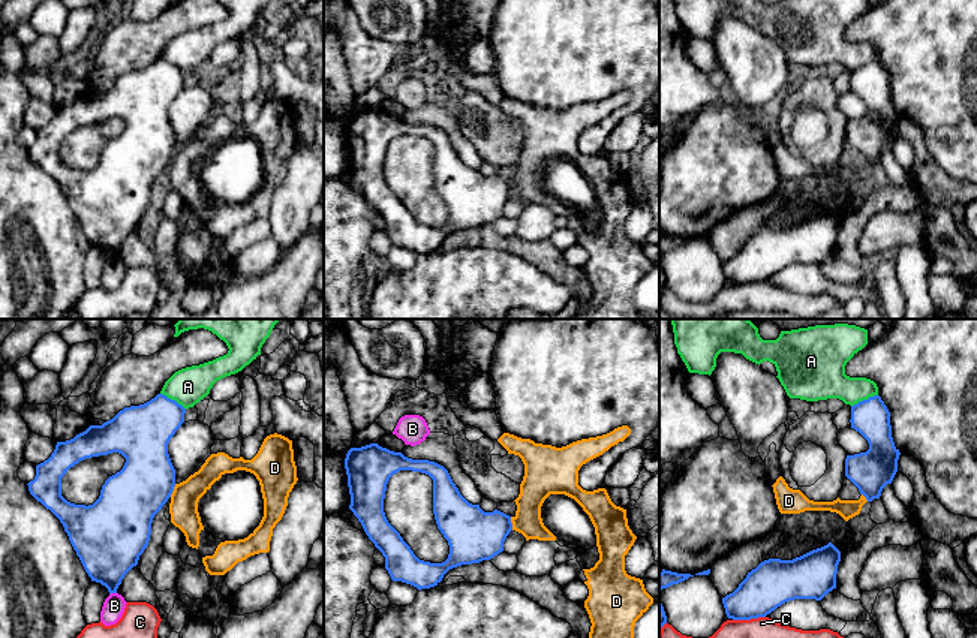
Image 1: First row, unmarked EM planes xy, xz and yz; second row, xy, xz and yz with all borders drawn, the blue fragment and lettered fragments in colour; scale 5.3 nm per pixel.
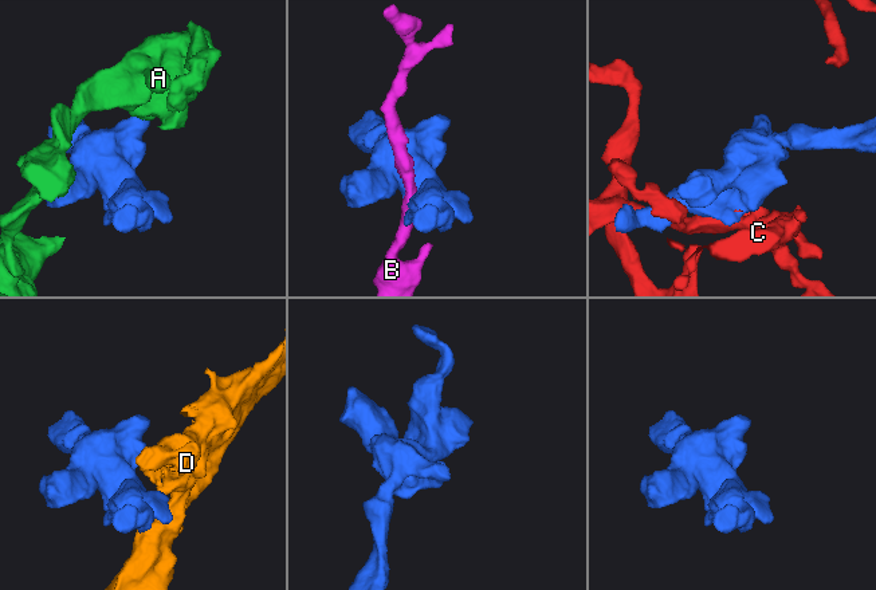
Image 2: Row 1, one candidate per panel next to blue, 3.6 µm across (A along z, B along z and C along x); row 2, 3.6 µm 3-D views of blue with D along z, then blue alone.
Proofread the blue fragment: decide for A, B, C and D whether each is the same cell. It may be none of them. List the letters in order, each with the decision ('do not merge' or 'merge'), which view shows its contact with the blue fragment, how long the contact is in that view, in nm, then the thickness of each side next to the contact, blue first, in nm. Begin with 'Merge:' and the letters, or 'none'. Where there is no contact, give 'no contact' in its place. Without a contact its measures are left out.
Merge: none
A: do not merge | yz | 160 nm | 200/220 nm
B: do not merge | xy | 40 nm | 340/120 nm
C: do not merge | yz | 180 nm | 240/160 nm
D: do not merge | xy | 80 nm | 320/160 nm

